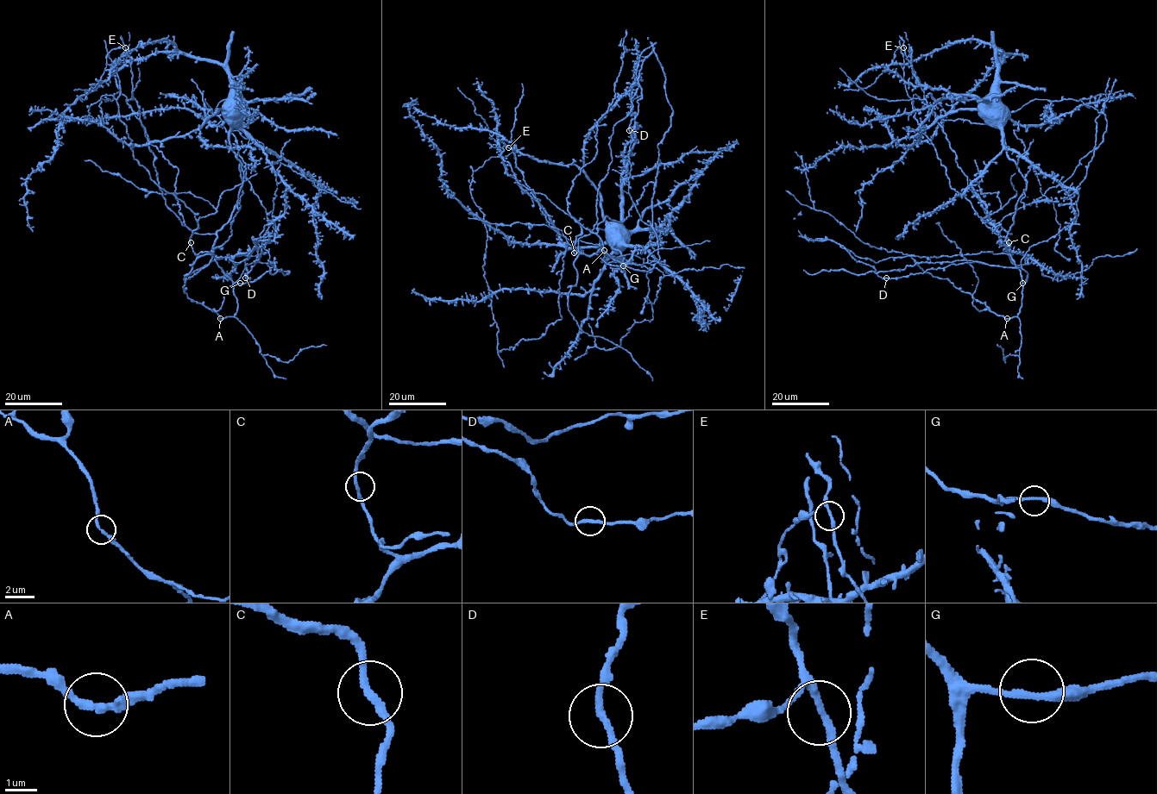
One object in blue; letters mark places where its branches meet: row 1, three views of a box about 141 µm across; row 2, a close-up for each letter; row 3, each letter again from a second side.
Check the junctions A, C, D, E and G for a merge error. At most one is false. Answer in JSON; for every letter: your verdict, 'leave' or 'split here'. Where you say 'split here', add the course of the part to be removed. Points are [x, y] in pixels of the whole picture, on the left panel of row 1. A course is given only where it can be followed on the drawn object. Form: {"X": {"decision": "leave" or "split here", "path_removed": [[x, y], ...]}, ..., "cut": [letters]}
{"A": {"decision": "leave"}, "C": {"decision": "leave"}, "D": {"decision": "leave"}, "E": {"decision": "leave"}, "G": {"decision": "leave"}, "cut": []}

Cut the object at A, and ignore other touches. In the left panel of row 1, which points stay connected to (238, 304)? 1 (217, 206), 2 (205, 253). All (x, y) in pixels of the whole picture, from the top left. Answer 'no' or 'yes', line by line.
1: yes
2: yes

